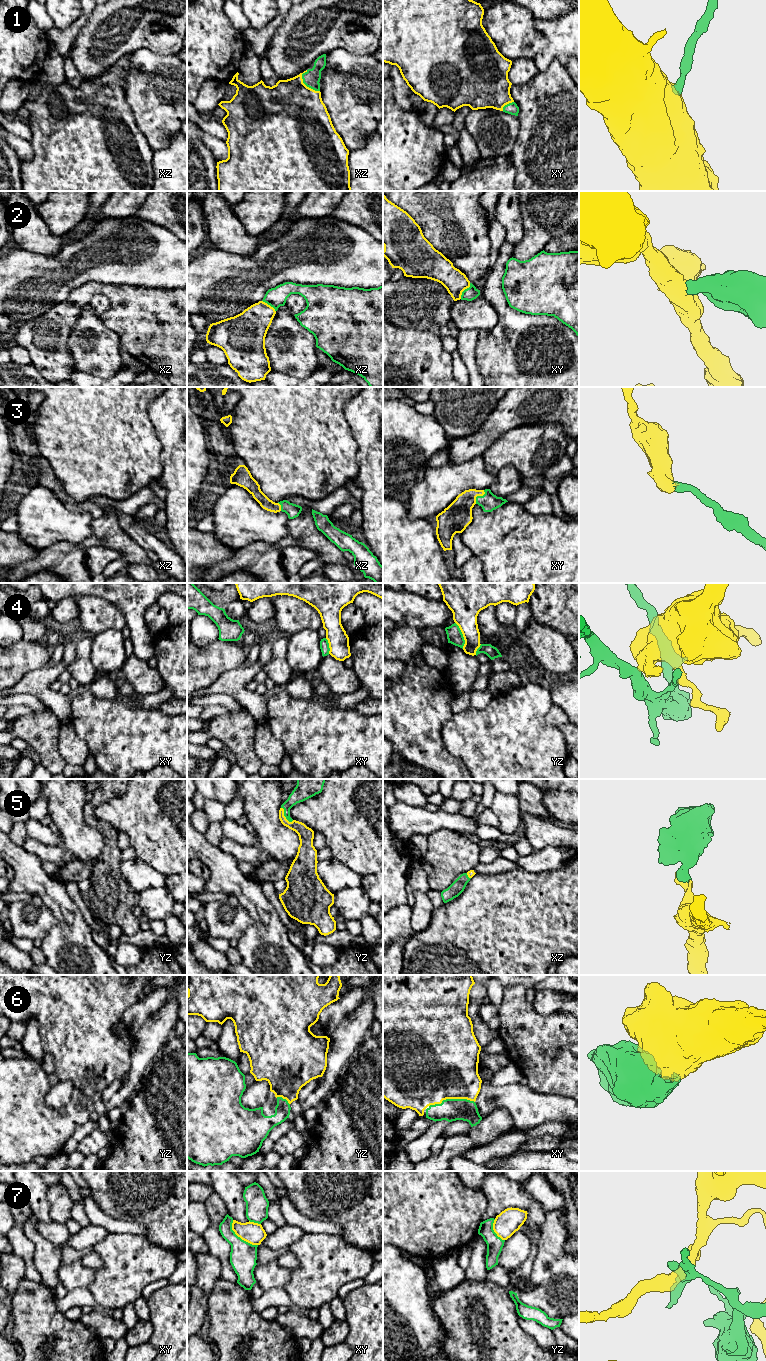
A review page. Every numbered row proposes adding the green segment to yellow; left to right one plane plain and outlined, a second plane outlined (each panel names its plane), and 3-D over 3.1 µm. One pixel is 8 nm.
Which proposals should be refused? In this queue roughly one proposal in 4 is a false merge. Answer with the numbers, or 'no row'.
4, 7

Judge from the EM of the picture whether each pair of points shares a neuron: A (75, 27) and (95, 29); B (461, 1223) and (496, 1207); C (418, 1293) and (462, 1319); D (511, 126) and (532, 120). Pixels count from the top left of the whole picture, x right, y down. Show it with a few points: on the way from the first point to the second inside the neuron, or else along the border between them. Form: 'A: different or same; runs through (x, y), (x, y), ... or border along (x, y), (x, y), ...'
A: different; border along (93, 10), (70, 49)
B: different; border along (482, 1190), (486, 1199), (486, 1210), (480, 1221)
C: different; border along (432, 1308), (443, 1329)
D: different; border along (518, 116), (519, 131), (513, 147)

